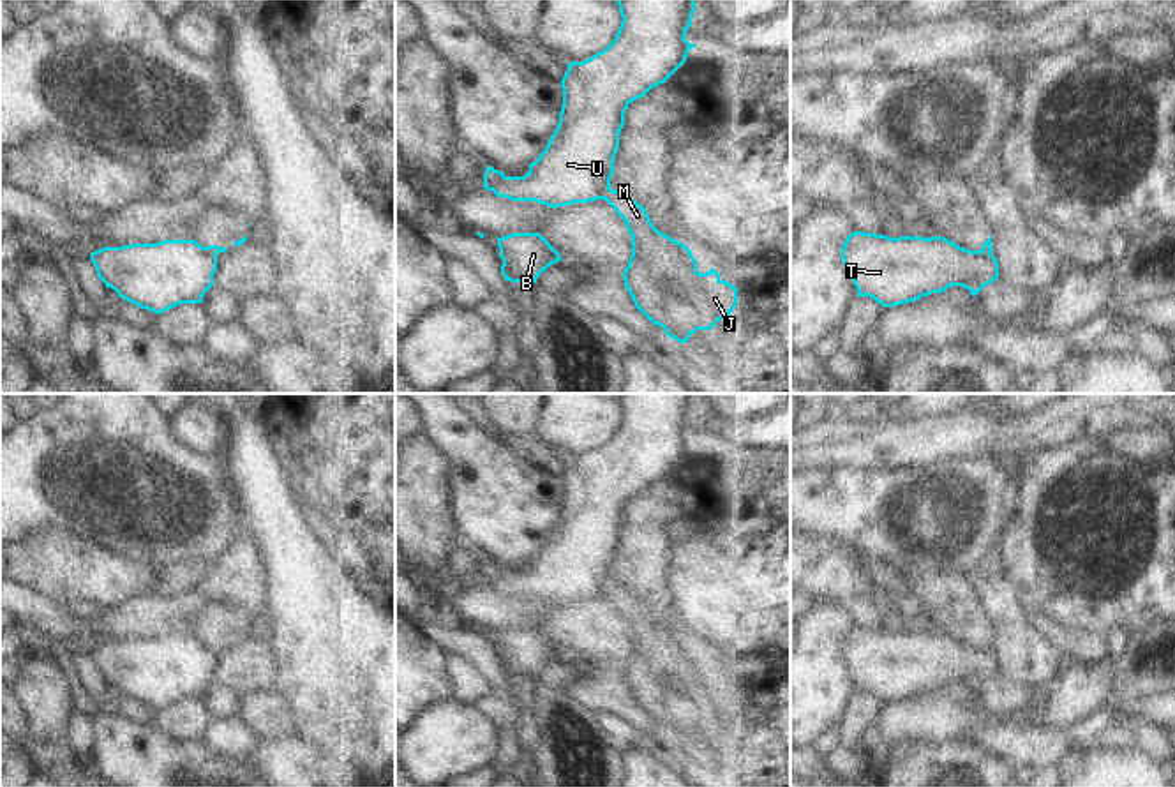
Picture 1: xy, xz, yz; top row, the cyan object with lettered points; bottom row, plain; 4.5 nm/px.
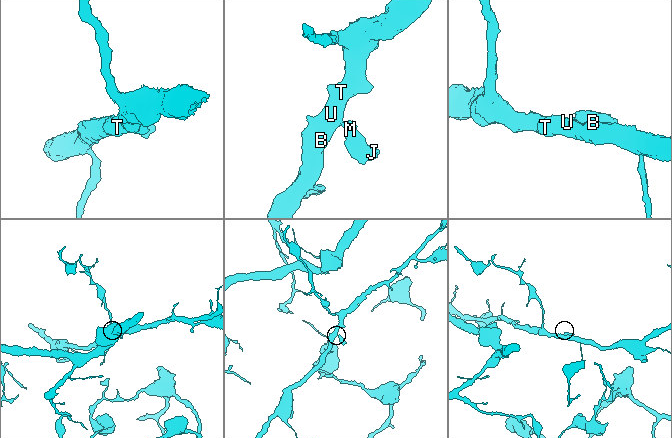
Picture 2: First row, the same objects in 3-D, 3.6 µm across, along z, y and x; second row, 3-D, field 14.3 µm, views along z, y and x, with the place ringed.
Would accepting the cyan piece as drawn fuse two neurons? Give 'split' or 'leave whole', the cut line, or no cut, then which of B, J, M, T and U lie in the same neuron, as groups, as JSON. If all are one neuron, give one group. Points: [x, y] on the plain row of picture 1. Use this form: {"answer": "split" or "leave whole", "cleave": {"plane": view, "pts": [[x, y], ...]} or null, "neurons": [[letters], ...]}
{"answer": "split", "cleave": {"plane": "xz", "pts": [[609, 583], [602, 593]]}, "neurons": [["B", "T", "U"], ["J", "M"]]}

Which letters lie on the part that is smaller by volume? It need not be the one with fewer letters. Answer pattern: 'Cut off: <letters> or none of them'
Cut off: J, M

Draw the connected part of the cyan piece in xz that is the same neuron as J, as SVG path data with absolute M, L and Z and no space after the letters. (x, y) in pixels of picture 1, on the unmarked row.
M614 584L605 586L603 595L625 616L632 632L632 651L623 667L625 683L635 702L653 720L662 722L670 734L685 739L692 729L697 725L711 725L736 704L737 683L722 676L715 663L700 669L692 646L685 639L658 626L642 600Z

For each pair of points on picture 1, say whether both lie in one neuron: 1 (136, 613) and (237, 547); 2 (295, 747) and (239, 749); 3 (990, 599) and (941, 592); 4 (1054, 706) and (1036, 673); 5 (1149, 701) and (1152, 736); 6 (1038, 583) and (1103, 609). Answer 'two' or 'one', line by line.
1: one
2: two
3: two
4: two
5: two
6: one

